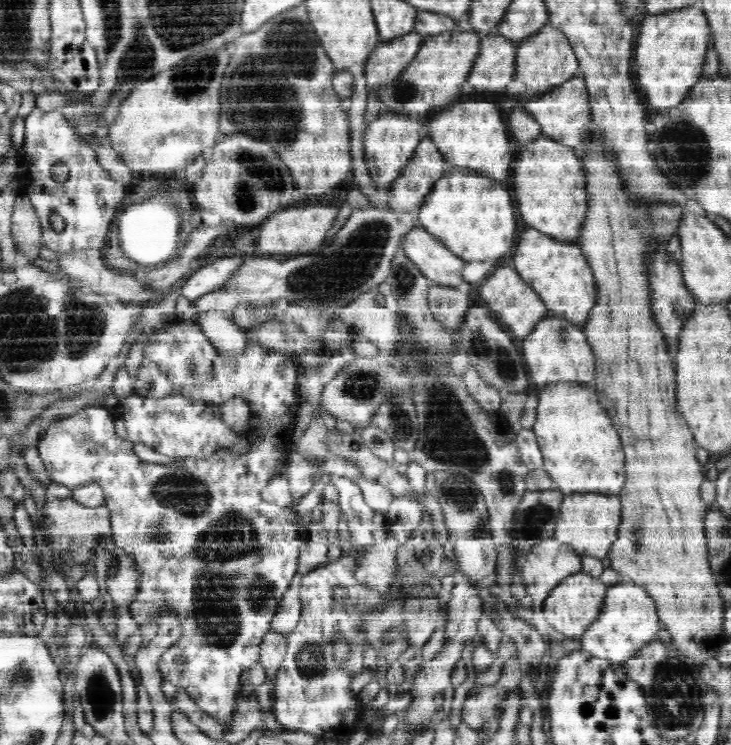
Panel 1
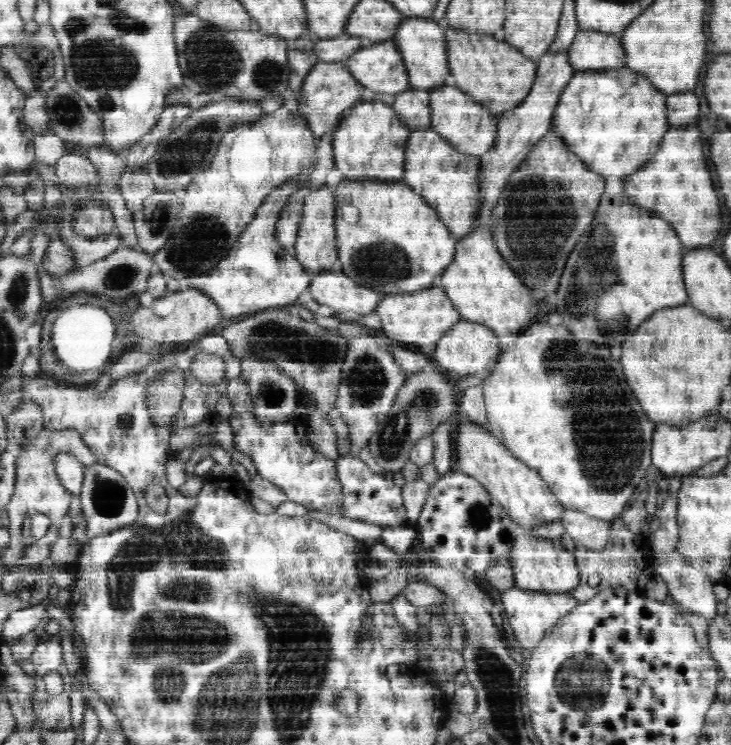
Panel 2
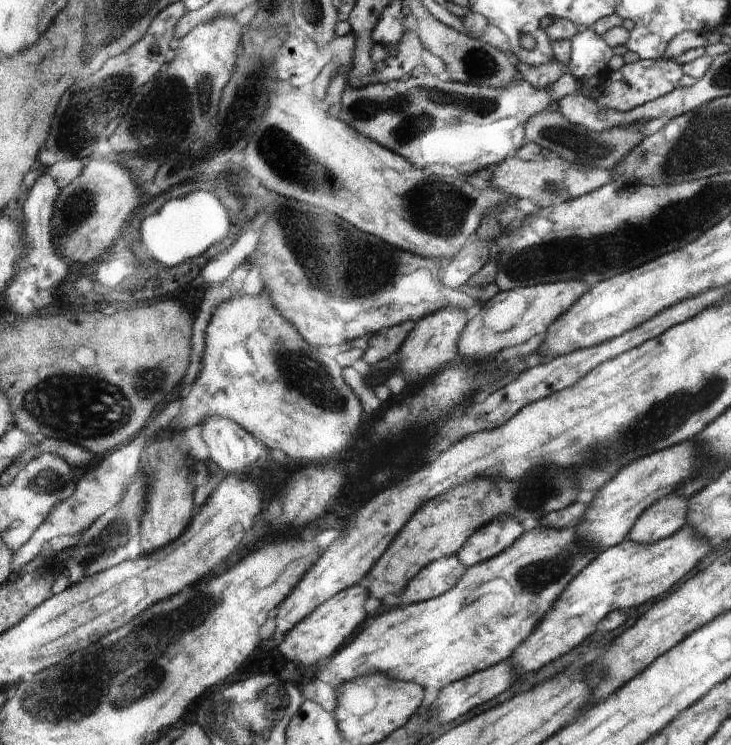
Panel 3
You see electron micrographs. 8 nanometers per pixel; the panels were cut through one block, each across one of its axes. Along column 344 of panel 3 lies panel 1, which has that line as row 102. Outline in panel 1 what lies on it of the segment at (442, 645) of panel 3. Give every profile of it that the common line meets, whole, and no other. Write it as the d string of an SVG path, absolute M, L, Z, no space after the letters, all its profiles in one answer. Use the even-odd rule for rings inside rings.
M699 4L647 15L643 20L634 48L634 70L638 86L644 90L651 108L678 106L688 90L701 80L705 58L712 40L709 20Z

